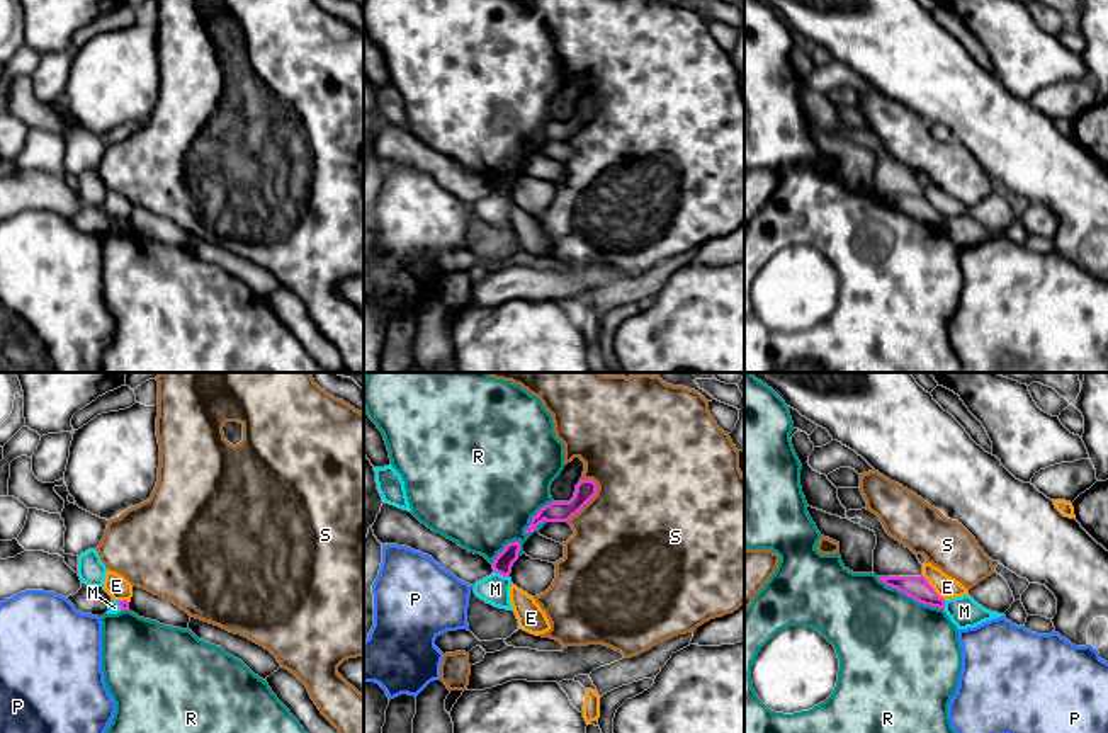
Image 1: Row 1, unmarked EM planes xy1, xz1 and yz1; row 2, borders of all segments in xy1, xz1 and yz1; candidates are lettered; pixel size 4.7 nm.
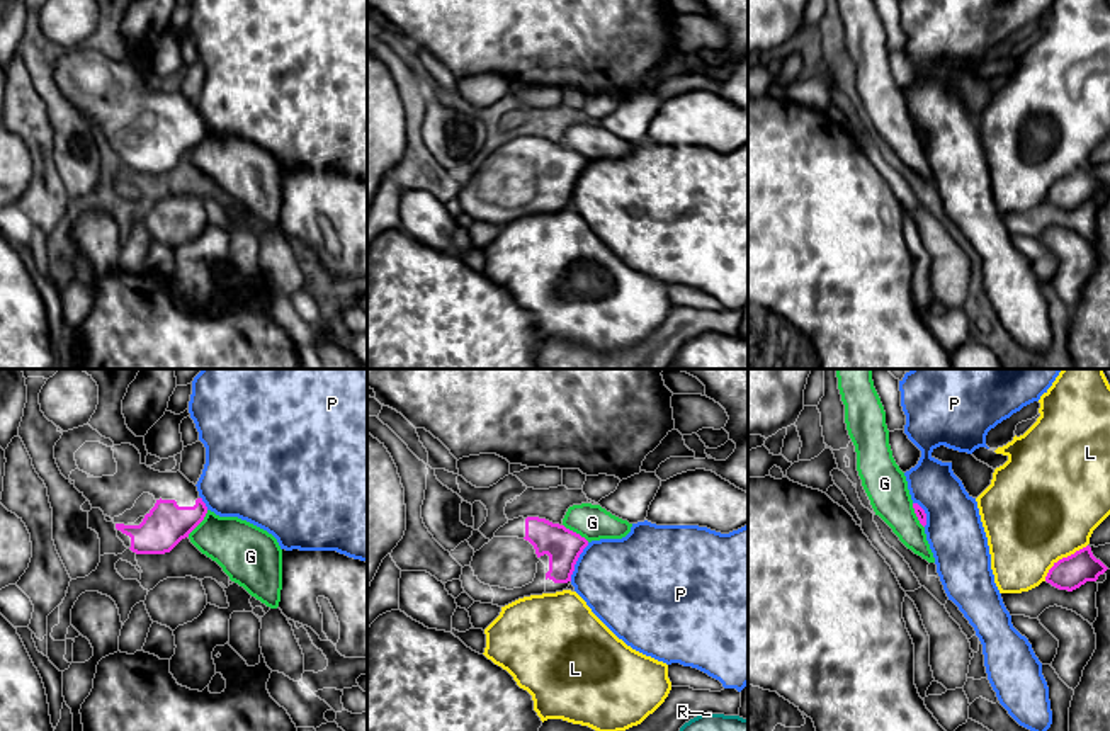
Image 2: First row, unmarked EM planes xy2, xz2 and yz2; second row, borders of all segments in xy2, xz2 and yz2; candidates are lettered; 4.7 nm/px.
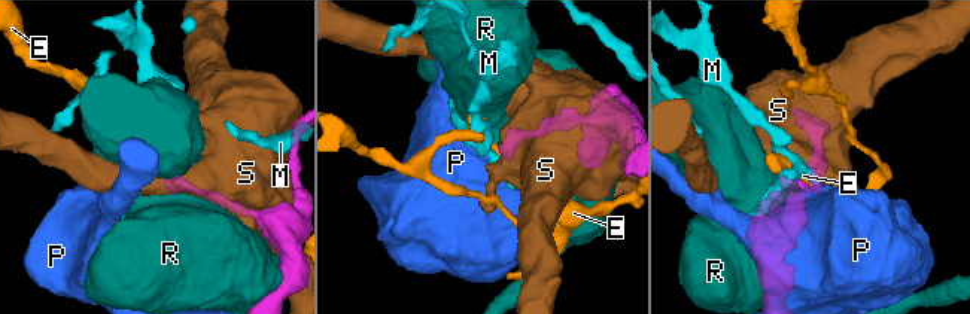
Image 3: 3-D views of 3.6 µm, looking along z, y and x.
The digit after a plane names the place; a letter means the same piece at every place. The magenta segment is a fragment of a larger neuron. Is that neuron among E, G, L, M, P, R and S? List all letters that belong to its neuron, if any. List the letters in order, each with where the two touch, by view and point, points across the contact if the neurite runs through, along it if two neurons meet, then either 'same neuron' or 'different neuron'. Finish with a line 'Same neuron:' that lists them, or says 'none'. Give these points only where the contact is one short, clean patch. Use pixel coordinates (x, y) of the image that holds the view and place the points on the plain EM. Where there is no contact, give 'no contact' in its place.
E: contact yz1 (933, 208); border yz1 (921, 194), (945, 220); different neuron
G: contact xy2 (199, 141); border xy2 (208, 130), (204, 138), (187, 155); different neuron
L: contact yz2 (1063, 177); different neuron
M: contact xz1 (502, 193); border xz1 (495, 189), (508, 196); different neuron
P: contact xz2 (577, 179); different neuron
R: contact yz1 (910, 215); different neuron
S: contact xz1 (588, 119); different neuron
Same neuron: none

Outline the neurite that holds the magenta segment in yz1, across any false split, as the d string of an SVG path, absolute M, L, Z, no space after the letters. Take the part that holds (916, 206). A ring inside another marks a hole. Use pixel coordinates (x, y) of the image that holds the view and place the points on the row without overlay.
M879 196L887 206L897 207L919 223L945 228L945 218L941 218L928 199L921 196Z

